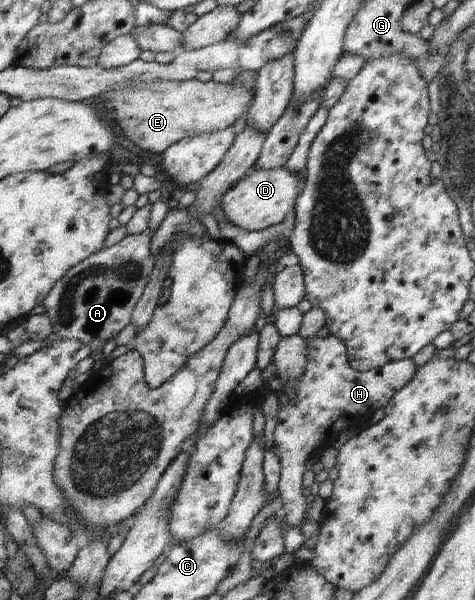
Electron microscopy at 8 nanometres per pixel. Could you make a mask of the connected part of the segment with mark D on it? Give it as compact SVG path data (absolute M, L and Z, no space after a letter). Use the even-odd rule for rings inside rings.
M255 167L223 195L220 205L225 219L232 225L248 231L262 231L286 219L290 210L295 209L297 197L302 193L303 187L304 178L290 173L285 167L271 170Z

